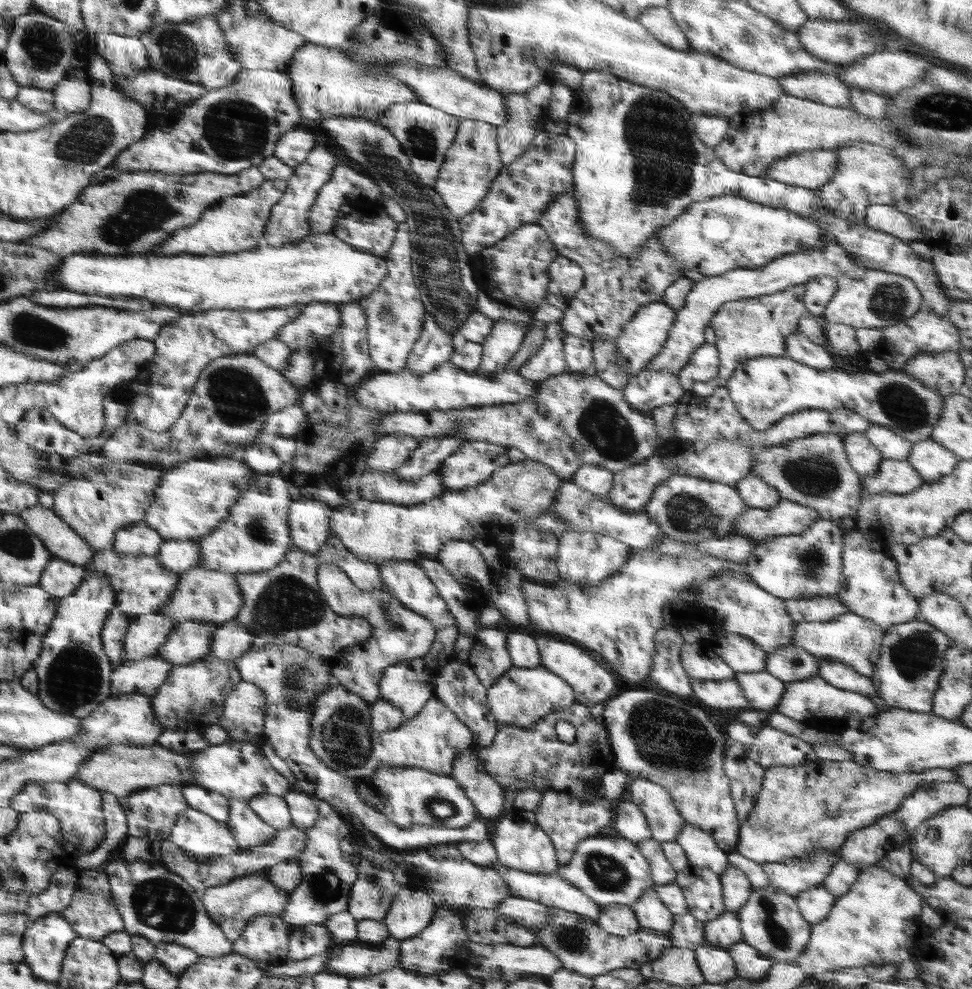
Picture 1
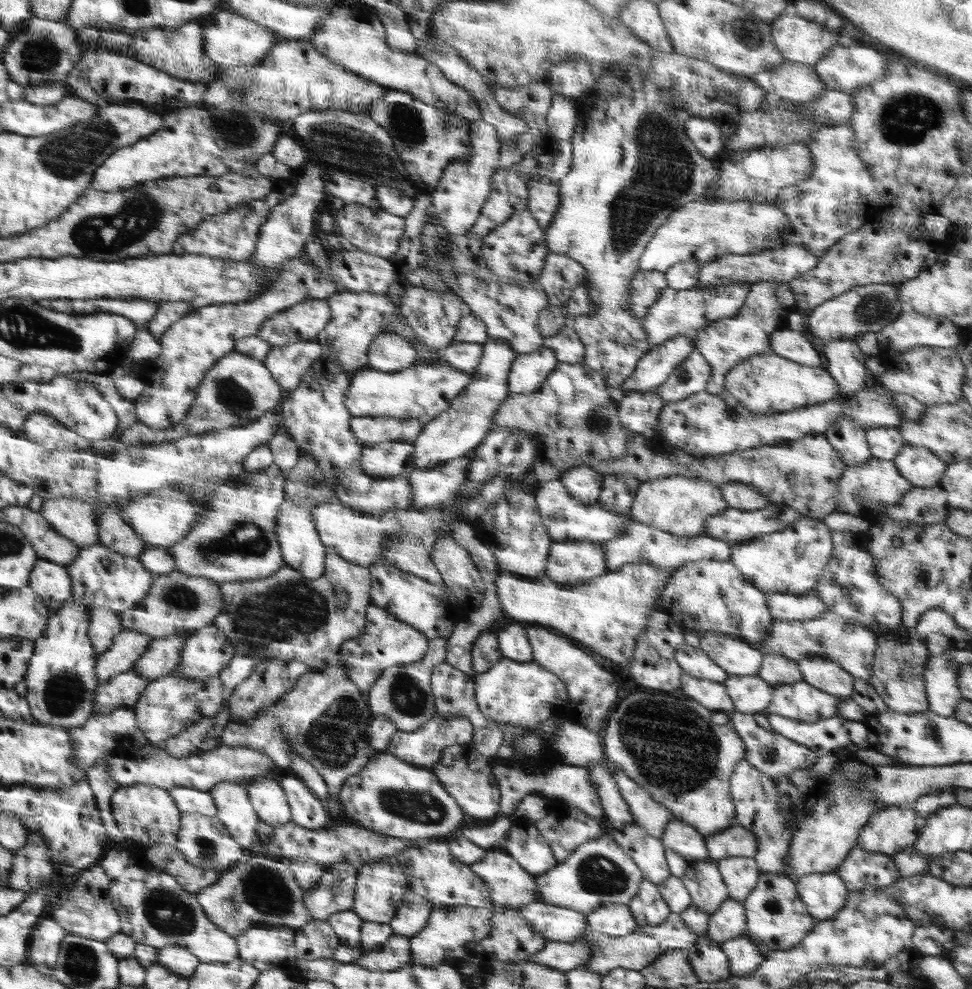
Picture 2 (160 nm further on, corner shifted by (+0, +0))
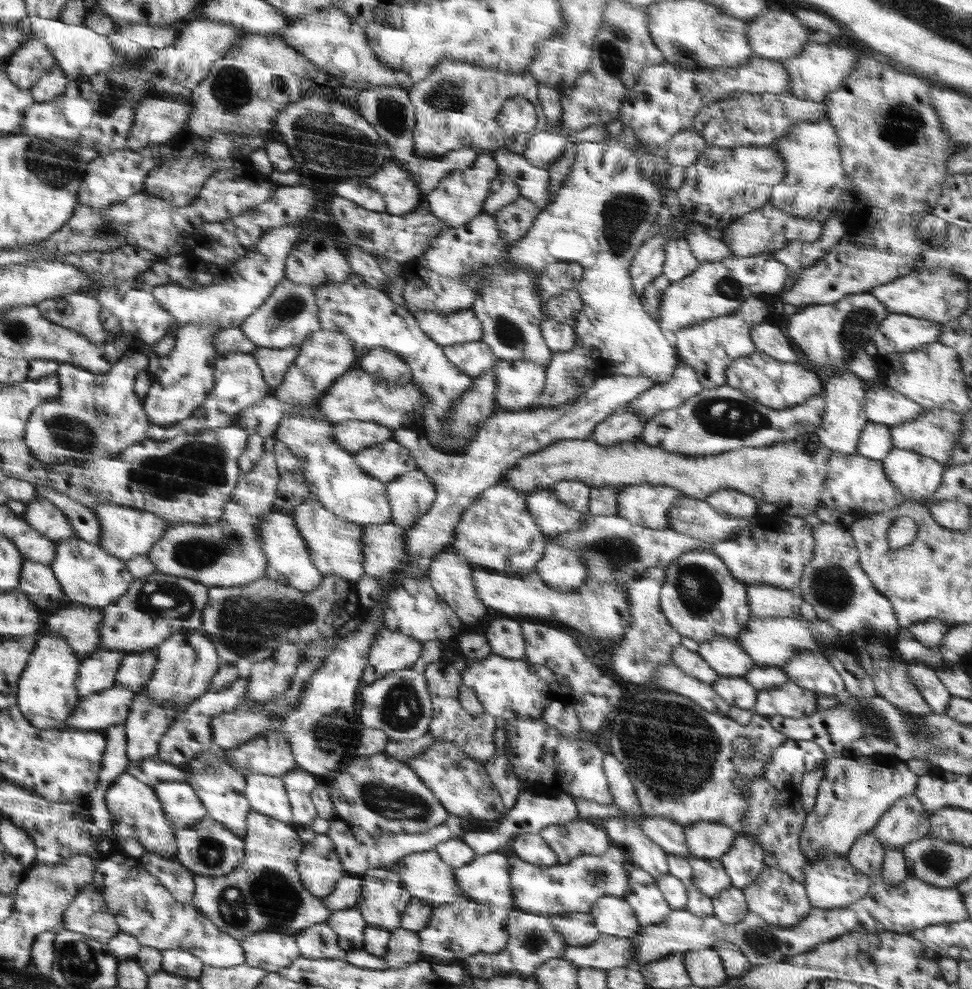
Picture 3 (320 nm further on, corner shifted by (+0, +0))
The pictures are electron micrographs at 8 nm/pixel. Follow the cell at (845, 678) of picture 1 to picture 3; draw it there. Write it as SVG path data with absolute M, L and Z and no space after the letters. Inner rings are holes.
M800 651L783 668L790 682L812 691L816 695L833 694L842 697L846 693L844 681L822 652Z

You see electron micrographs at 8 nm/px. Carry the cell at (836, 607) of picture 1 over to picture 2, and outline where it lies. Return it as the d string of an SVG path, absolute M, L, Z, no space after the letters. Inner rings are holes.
M771 592L765 599L770 614L781 621L812 620L828 611L816 594Z

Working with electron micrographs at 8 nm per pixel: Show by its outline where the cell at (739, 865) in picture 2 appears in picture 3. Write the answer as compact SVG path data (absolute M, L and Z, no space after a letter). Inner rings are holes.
M739 830L728 852L719 859L728 873L731 887L742 891L756 882L756 878L766 868L762 845L752 835Z

